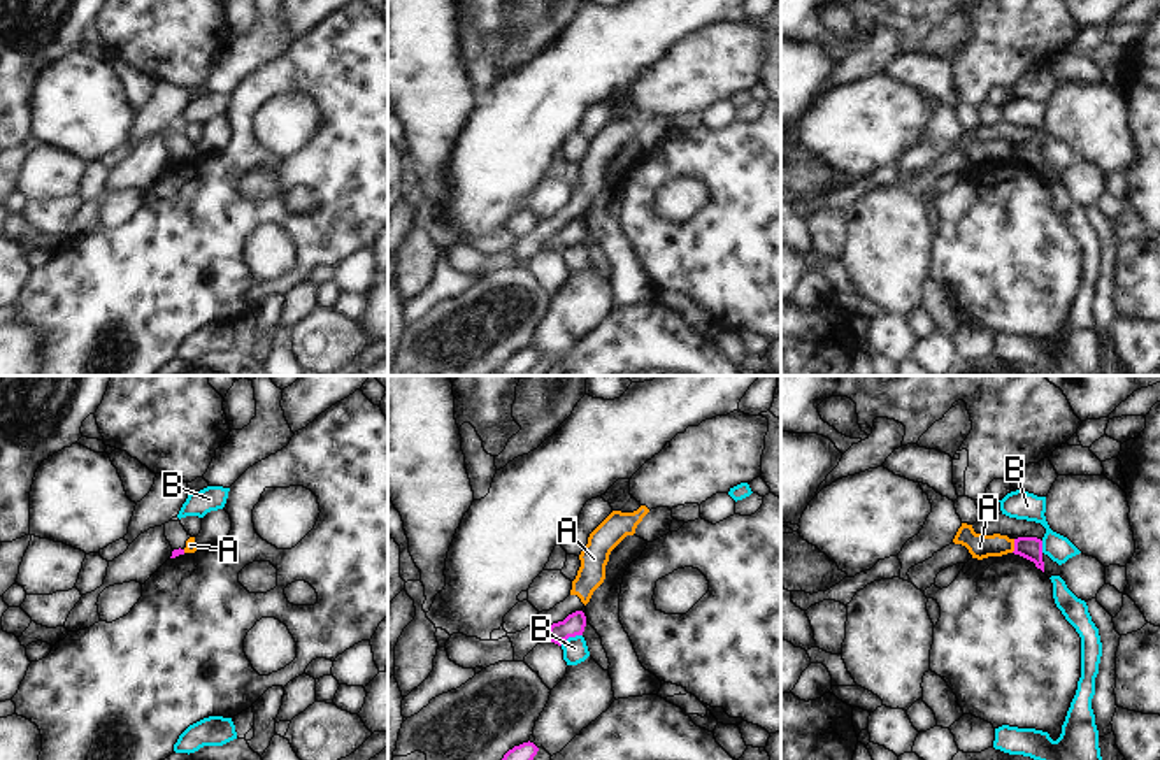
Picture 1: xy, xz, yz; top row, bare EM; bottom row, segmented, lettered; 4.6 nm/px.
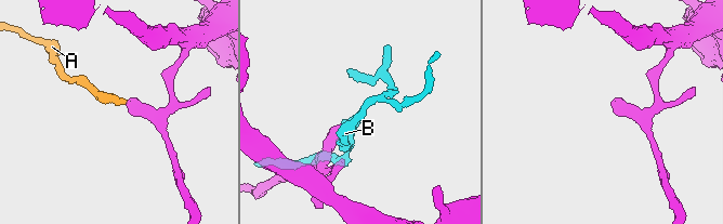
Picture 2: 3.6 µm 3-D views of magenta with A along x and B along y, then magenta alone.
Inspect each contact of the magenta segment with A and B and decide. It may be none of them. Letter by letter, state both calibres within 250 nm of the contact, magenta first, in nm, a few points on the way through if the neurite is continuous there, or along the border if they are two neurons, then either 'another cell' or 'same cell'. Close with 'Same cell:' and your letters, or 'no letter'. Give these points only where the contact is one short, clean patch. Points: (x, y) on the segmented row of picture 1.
A: 110/110 nm | along yz (1015, 539), (1011, 552) | another cell
B: 100/110 nm | along xz (581, 634), (569, 636), (560, 645) | another cell
Same cell: no letter

